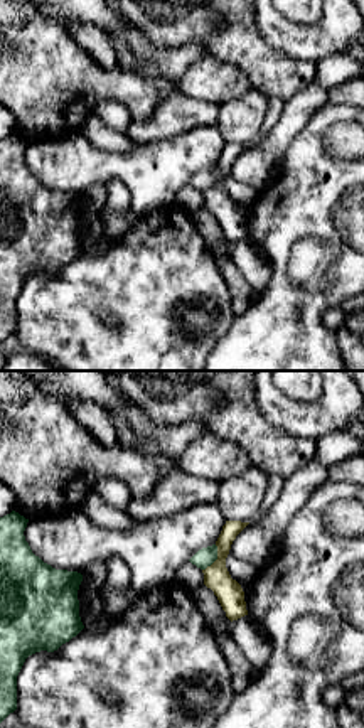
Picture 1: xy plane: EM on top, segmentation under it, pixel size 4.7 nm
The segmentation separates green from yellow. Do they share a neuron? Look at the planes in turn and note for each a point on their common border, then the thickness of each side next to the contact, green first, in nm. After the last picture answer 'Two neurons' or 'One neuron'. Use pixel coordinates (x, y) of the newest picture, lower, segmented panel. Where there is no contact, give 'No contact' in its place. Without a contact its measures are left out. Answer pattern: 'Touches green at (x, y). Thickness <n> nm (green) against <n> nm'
Touches green at (216, 558). Thickness 90 nm (green) against 130 nm

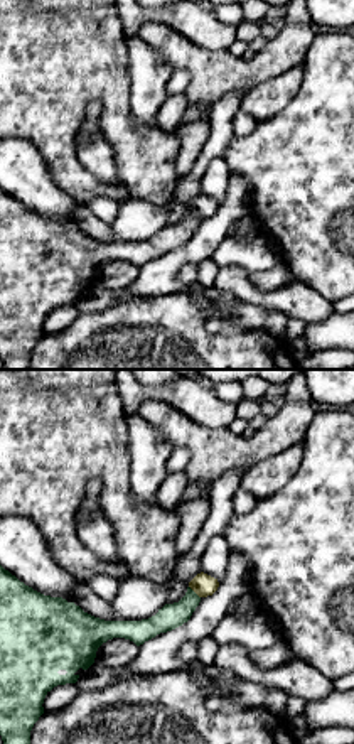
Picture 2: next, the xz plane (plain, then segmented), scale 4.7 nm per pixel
Touches green at (194, 593). Thickness 120 nm (green) against 110 nm

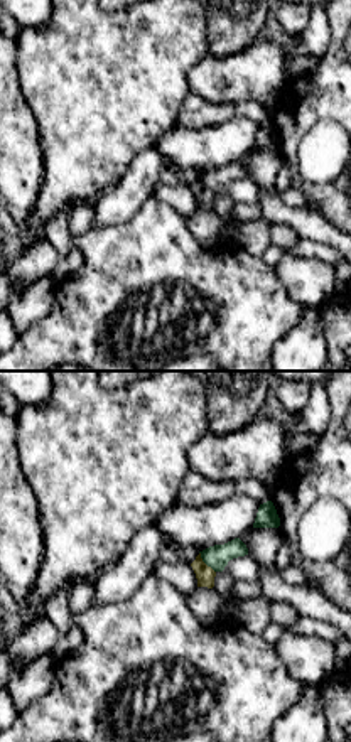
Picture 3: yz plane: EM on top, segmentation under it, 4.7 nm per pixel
Touches green at (205, 562). Thickness 120 nm (green) against 90 nm

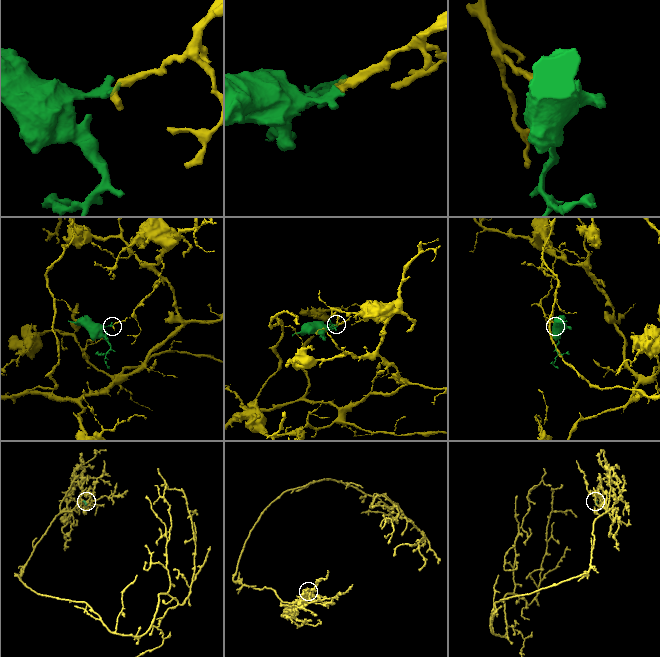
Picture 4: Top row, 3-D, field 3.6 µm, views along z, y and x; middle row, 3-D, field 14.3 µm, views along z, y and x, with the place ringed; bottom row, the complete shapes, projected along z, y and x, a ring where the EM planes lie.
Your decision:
Two neurons

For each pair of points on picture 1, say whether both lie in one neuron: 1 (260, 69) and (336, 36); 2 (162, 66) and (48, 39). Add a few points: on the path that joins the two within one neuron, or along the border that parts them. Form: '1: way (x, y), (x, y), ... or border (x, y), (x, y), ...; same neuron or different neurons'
1: border (260, 32), (270, 44), (285, 53), (315, 63); different neurons
2: border (142, 64), (157, 76); different neurons

